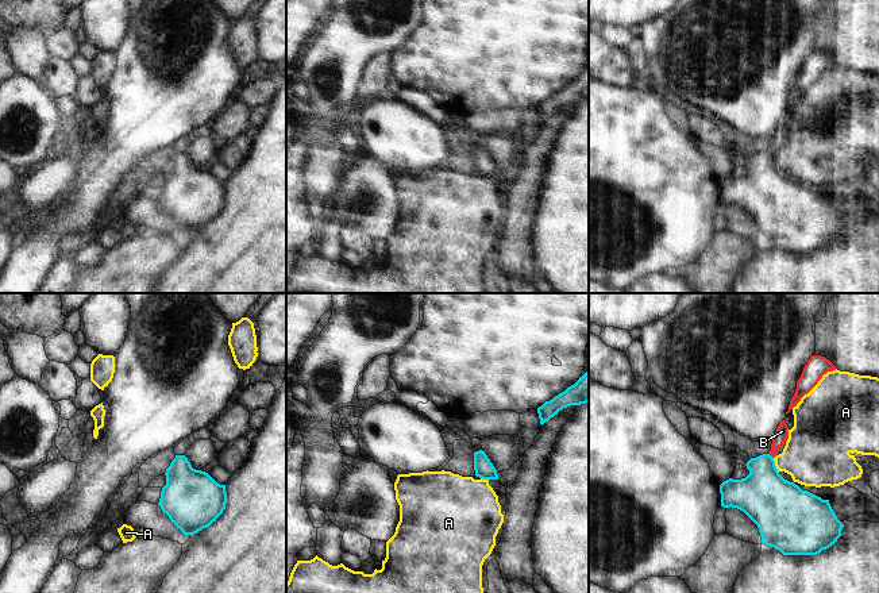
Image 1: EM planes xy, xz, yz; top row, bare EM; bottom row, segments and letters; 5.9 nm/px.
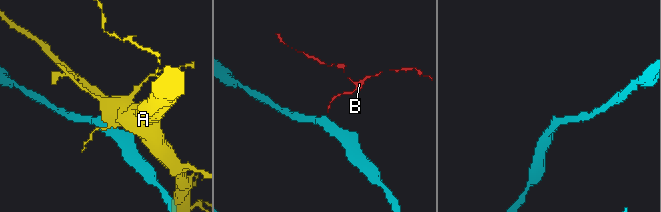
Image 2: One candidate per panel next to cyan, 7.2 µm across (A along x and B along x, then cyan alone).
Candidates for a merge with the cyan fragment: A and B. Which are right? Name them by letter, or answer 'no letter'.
B

